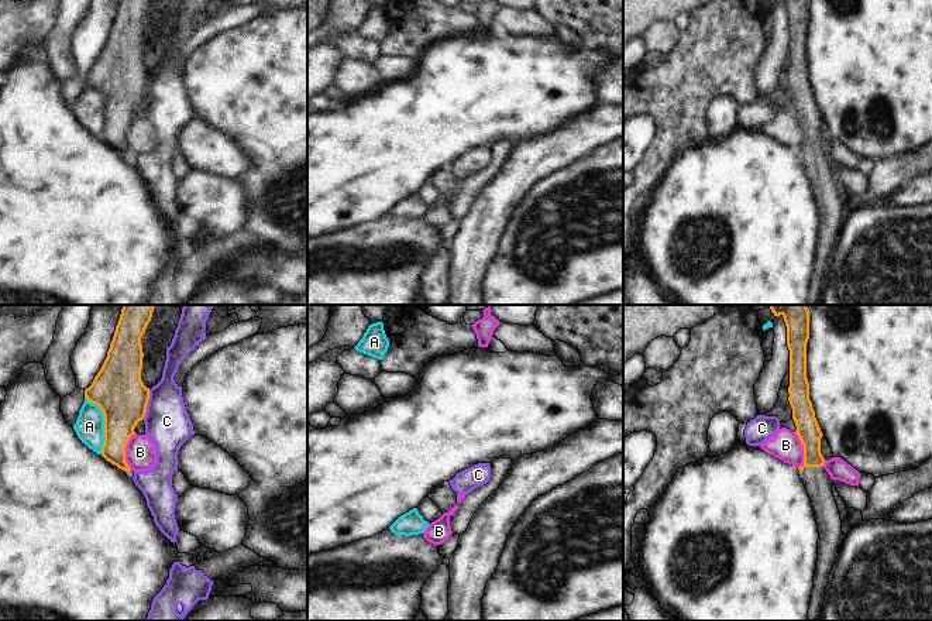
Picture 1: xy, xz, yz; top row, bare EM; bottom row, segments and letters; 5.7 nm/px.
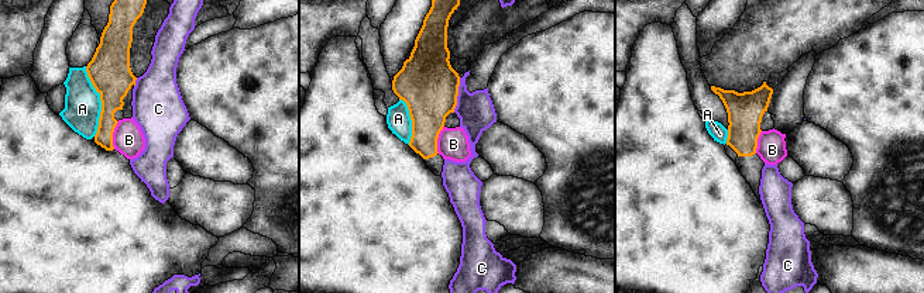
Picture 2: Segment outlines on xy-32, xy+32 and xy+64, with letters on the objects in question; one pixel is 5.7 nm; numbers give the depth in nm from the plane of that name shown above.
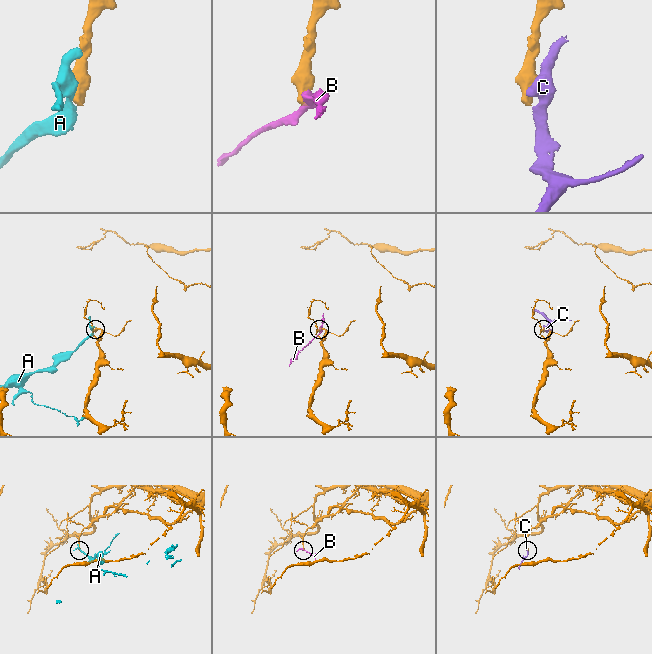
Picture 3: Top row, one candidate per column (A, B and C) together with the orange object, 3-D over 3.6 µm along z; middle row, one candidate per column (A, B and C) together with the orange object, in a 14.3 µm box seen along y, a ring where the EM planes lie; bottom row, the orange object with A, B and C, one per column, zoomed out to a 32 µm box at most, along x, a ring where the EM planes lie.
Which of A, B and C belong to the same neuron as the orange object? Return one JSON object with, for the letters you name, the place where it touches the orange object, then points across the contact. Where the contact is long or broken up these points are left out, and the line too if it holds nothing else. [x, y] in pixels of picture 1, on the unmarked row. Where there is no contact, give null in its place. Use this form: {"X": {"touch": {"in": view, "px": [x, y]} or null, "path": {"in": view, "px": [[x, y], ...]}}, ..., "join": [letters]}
{"join": []}

